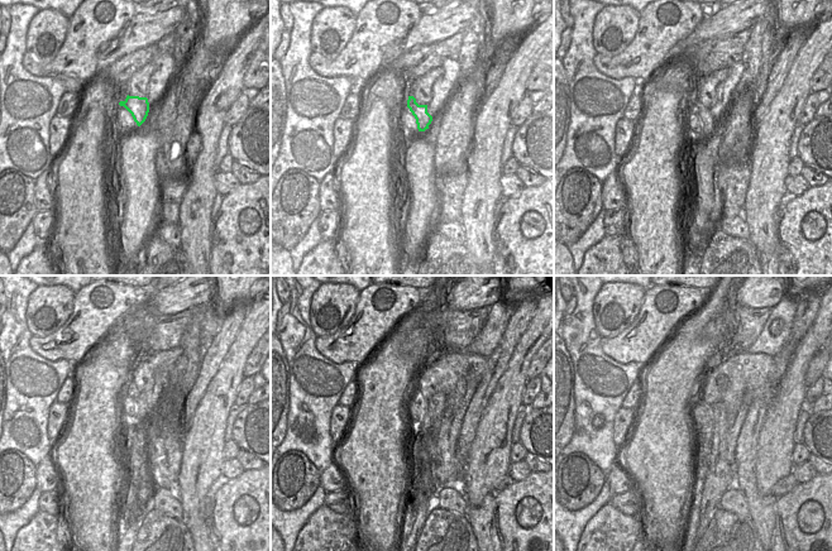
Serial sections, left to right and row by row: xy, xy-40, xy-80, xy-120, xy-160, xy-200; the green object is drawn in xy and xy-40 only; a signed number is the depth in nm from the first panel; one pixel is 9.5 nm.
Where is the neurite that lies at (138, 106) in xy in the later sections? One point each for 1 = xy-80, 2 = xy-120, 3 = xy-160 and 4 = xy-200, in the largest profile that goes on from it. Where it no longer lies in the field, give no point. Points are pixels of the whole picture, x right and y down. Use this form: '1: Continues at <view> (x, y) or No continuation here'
1: Continues at xy-80 (707, 121)
2: Continues at xy-120 (140, 412)
3: Continues at xy-160 (424, 425)
4: Continues at xy-200 (703, 434).

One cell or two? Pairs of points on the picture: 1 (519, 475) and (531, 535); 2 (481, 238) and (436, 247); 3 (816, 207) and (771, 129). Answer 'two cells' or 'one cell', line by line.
1: two cells
2: two cells
3: two cells

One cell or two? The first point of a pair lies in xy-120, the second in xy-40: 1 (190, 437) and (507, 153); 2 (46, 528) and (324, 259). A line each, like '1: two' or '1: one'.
1: two
2: one

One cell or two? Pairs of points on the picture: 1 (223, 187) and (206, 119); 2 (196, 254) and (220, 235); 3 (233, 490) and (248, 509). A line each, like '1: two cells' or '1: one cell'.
1: two cells
2: two cells
3: one cell

